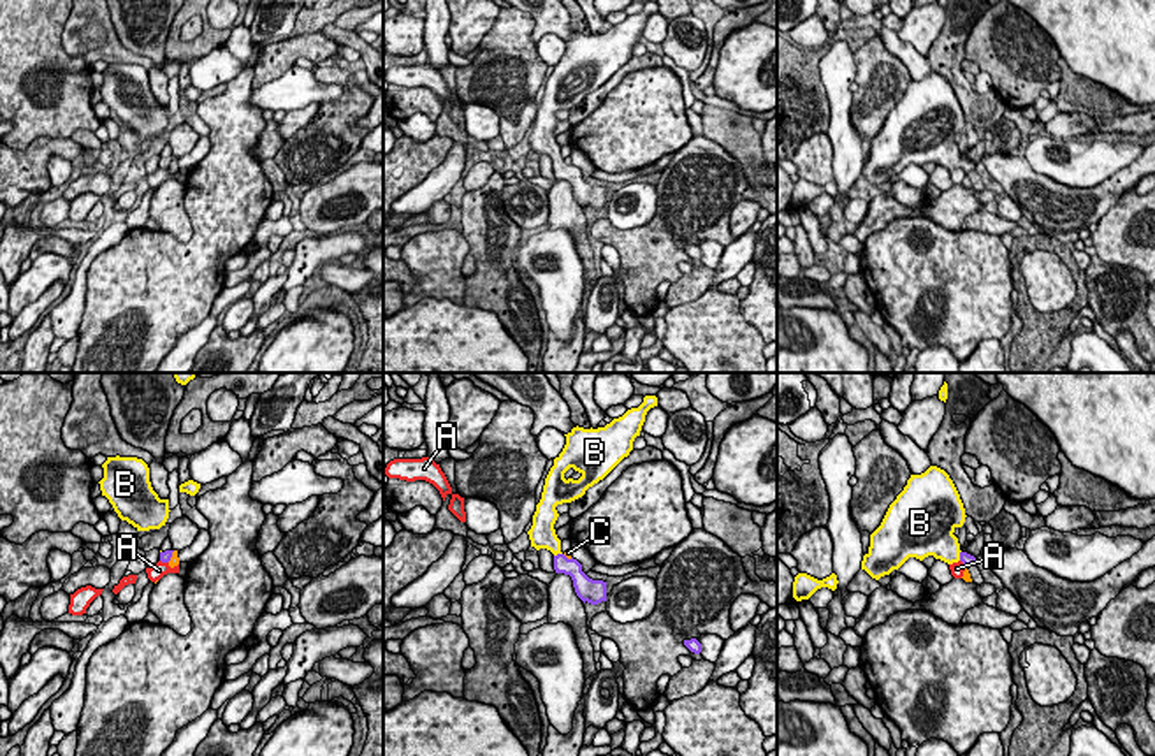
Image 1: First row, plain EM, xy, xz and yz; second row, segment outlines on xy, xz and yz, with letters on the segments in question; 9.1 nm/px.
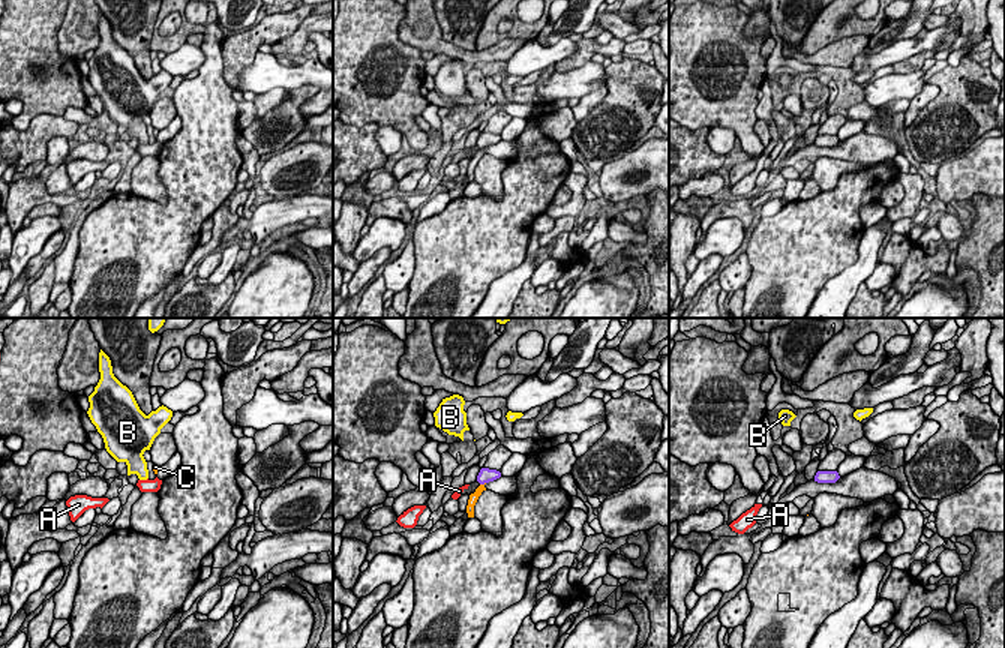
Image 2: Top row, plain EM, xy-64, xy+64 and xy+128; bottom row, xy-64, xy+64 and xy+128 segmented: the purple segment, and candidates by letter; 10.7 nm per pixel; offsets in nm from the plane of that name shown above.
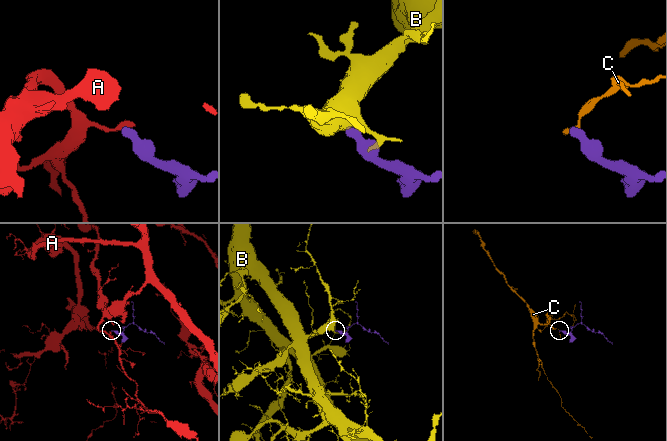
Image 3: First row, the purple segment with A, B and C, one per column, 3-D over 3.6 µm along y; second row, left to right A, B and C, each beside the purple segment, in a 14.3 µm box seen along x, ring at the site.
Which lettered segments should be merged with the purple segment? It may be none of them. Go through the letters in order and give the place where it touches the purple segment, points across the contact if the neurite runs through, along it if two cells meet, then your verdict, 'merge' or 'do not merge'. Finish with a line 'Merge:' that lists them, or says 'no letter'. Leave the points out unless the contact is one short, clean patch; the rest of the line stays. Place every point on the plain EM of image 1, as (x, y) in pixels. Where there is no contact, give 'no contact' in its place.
A: meets purple in xy at (164, 167); border along xy (160, 166), (167, 169); do not merge
B: meets purple in xz at (558, 160); runs through xz (561, 169), (558, 160), (542, 139); merge
C: meets purple in xy at (171, 162); border along xy (174, 157), (167, 167); do not merge
Merge: B

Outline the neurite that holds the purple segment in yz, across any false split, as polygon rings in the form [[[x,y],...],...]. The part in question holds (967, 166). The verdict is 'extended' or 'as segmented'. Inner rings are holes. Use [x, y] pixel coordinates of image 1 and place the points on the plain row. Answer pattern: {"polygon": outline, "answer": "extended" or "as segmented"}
{"polygon": [[[930,72],[921,81],[911,81],[881,132],[870,141],[861,176],[879,186],[909,164],[923,167],[933,162],[948,171],[962,167],[965,174],[976,171],[976,164],[962,158],[953,141],[965,123],[960,100],[944,76]]], "answer": "extended"}

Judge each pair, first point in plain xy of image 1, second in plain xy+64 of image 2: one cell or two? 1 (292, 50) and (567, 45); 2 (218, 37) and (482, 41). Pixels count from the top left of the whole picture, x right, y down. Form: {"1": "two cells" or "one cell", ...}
{"1": "two cells", "2": "one cell"}

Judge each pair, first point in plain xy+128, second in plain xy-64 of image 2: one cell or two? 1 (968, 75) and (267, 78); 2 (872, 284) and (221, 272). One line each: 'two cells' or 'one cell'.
1: two cells
2: two cells

